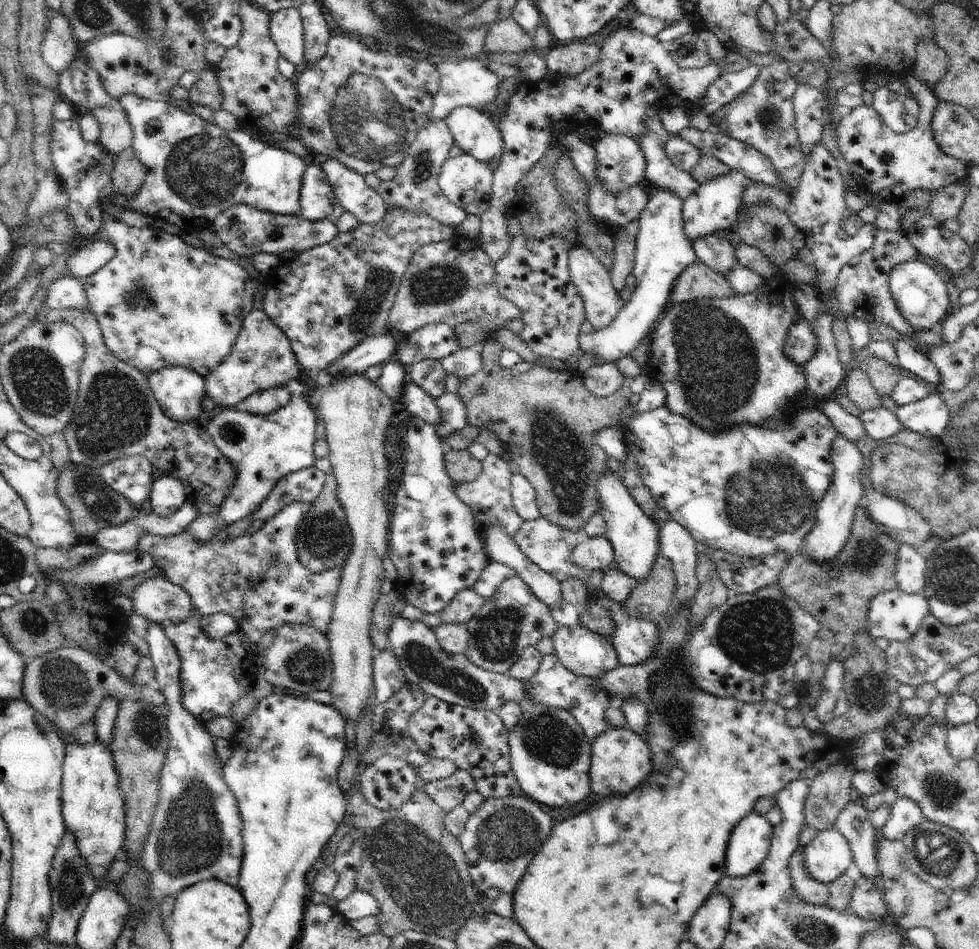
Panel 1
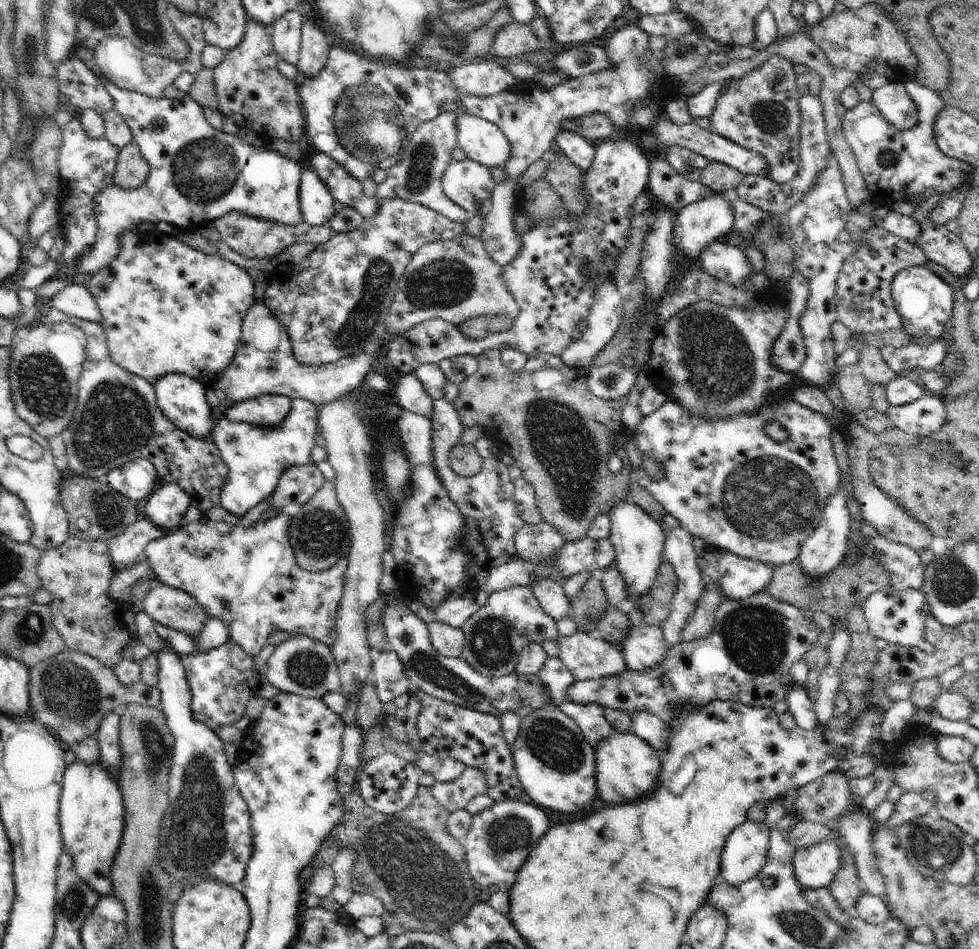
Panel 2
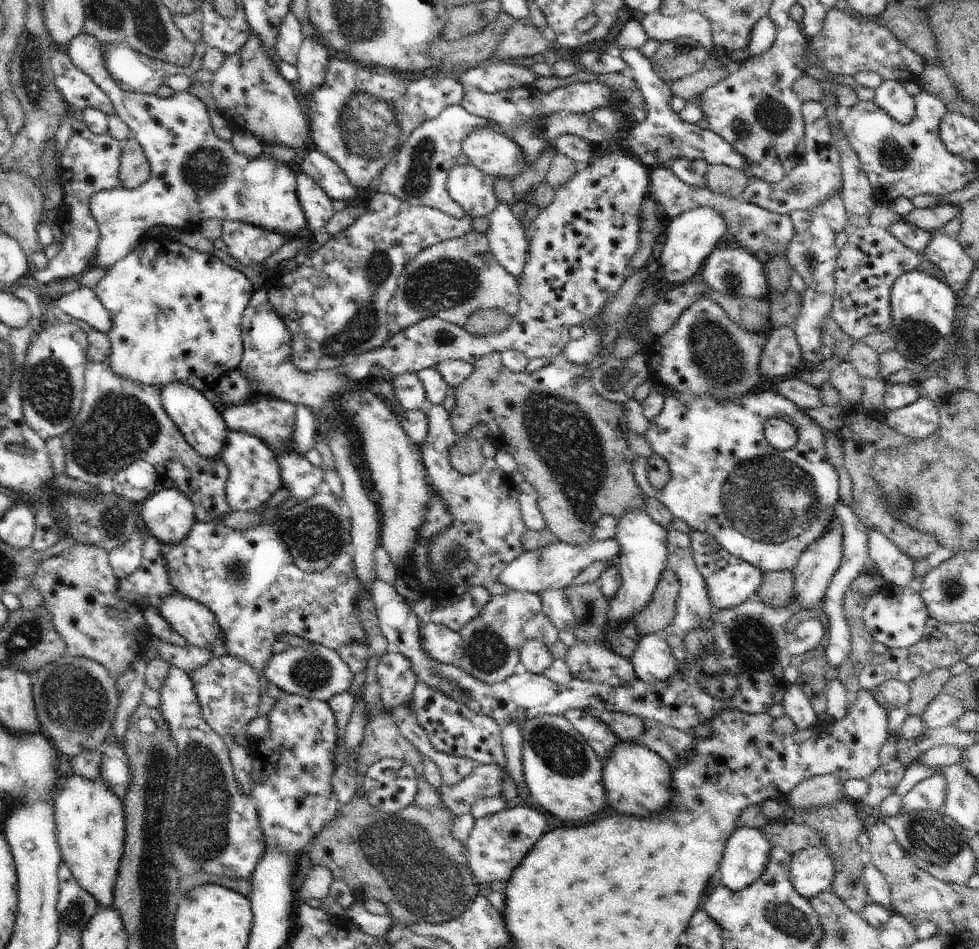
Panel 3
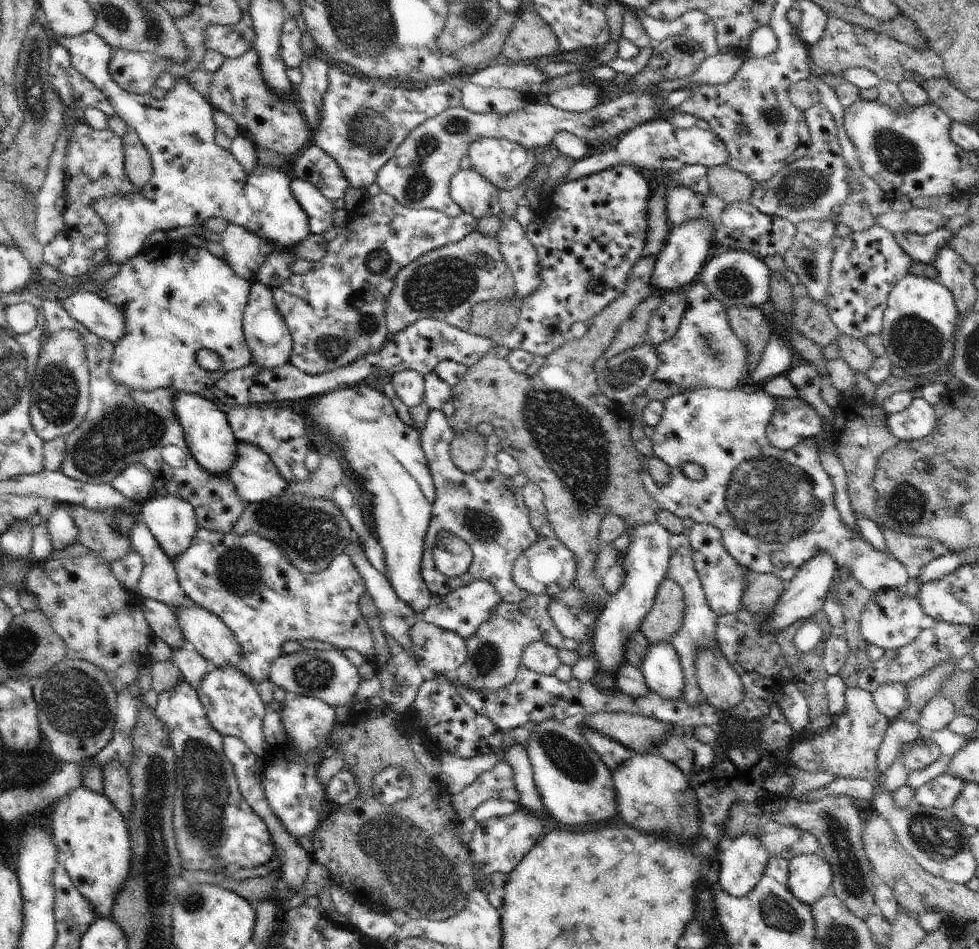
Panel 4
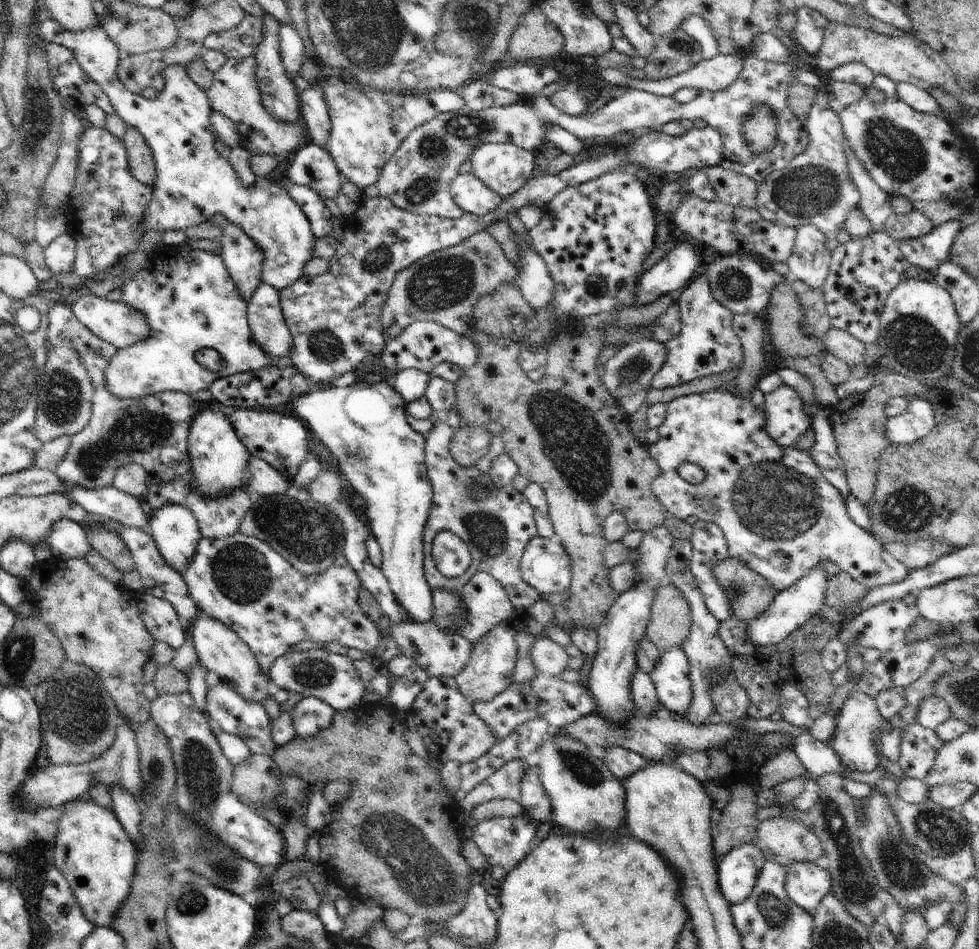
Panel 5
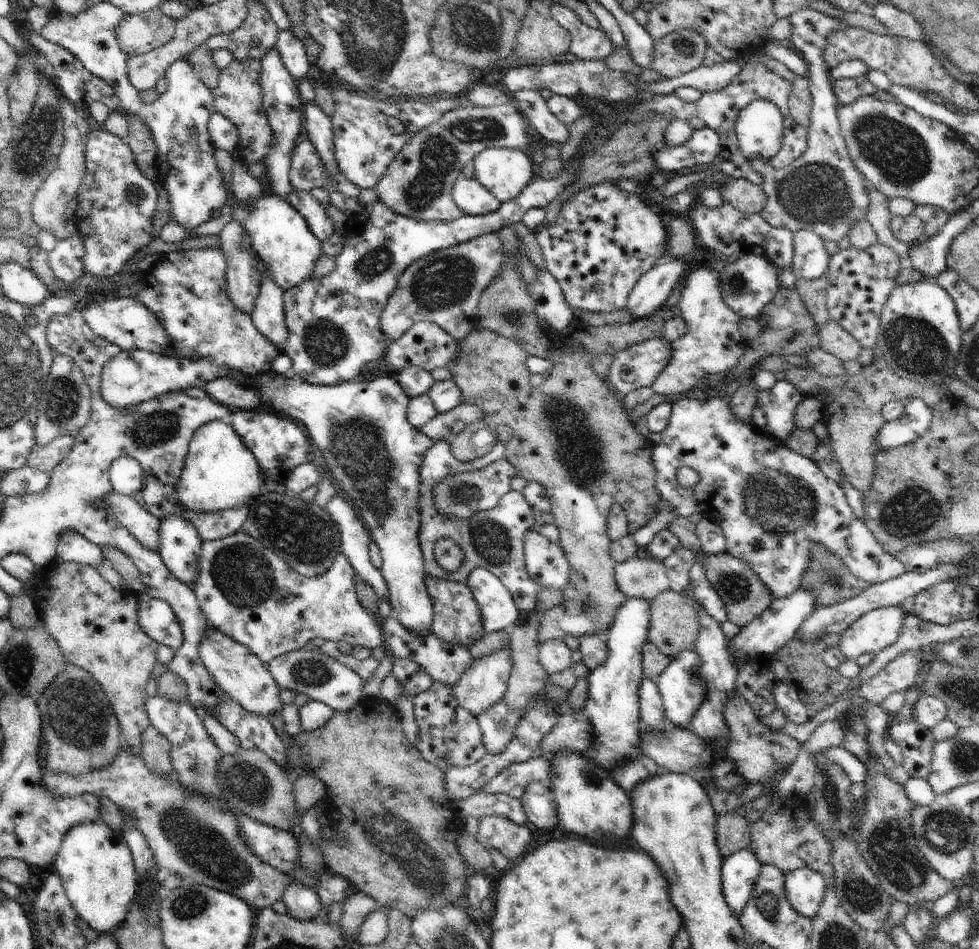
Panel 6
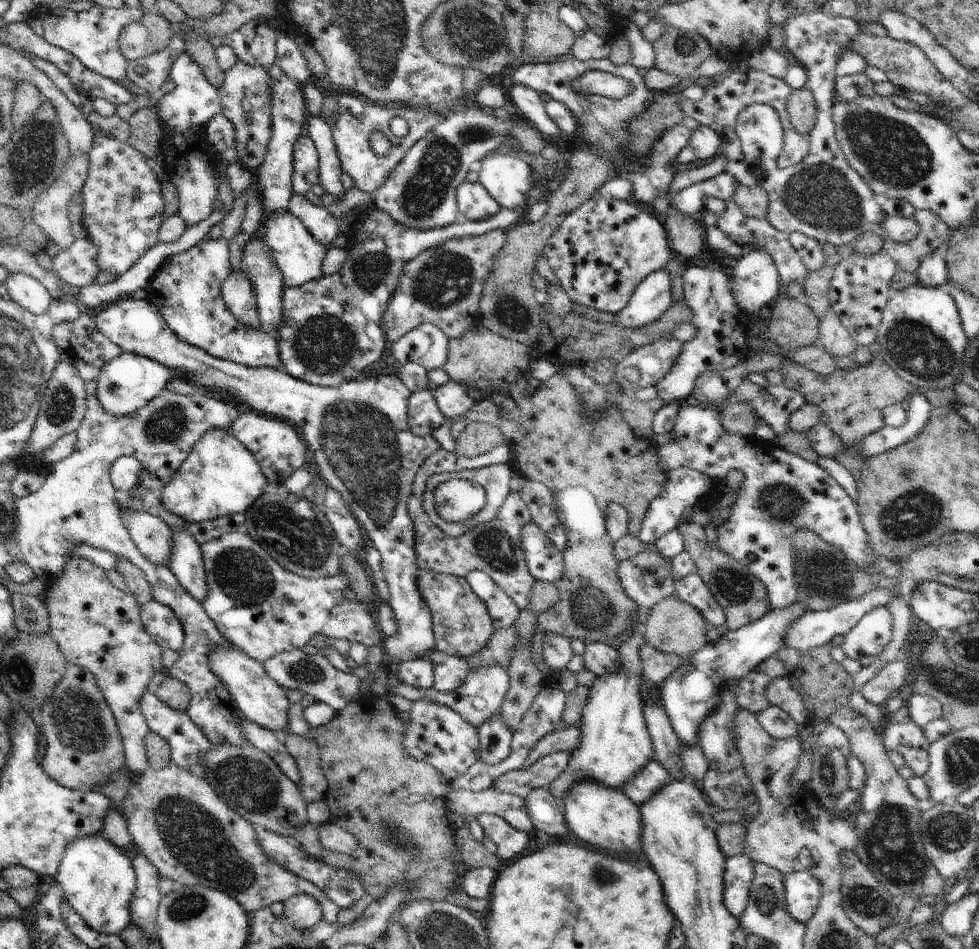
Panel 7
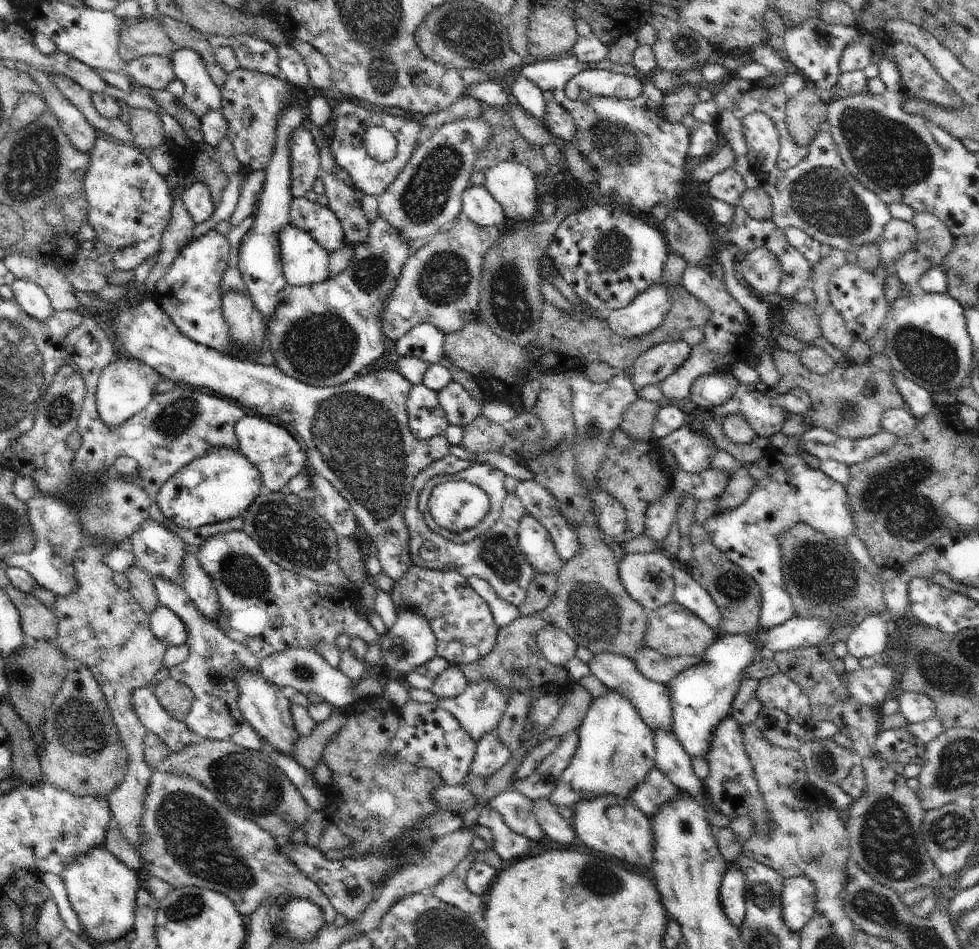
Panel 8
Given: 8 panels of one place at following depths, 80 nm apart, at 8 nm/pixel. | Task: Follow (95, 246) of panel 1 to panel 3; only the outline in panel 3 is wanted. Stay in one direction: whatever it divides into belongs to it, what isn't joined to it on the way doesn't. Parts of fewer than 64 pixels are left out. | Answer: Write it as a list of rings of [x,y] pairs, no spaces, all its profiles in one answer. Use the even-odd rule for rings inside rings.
[[[82,32],[68,44],[66,50],[72,64],[80,68],[84,74],[88,74],[96,86],[110,98],[115,114],[118,114],[132,130],[133,138],[138,140],[151,168],[150,179],[139,188],[112,188],[92,196],[90,214],[95,218],[100,232],[100,243],[96,248],[96,258],[92,260],[92,267],[110,268],[118,260],[126,258],[128,252],[132,252],[132,248],[136,248],[140,240],[145,238],[145,233],[154,226],[171,226],[172,229],[187,231],[199,229],[204,220],[218,218],[246,222],[288,236],[298,236],[307,228],[307,221],[296,195],[298,171],[295,165],[284,164],[263,153],[258,158],[246,158],[245,154],[236,152],[230,140],[222,140],[214,133],[210,114],[204,102],[186,90],[166,99],[158,98],[155,94],[146,95],[121,90],[104,66],[104,43],[96,40],[94,36]]]

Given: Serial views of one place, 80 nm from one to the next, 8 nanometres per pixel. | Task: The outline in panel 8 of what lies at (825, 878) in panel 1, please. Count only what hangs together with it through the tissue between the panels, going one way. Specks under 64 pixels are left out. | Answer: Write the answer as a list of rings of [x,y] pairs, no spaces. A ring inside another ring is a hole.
[[[804,875],[783,880],[781,907],[783,921],[792,932],[800,932],[812,918],[817,896],[815,884]]]

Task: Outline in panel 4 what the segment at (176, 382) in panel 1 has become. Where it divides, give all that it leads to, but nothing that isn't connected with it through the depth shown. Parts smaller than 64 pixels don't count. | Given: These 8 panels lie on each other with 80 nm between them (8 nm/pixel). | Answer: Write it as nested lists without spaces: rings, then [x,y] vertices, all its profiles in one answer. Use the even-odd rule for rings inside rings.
[[[184,391],[175,392],[173,409],[184,429],[186,448],[188,448],[193,459],[212,476],[229,476],[229,472],[237,459],[239,442],[230,428],[227,414],[220,411],[212,400]]]

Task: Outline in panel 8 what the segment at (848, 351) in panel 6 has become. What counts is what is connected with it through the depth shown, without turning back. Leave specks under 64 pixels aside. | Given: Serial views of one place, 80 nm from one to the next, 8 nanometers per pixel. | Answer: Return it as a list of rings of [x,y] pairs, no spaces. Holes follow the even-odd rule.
[[[828,304],[819,315],[819,325],[821,336],[824,336],[832,346],[839,348],[846,354],[856,336],[846,328],[840,311]]]

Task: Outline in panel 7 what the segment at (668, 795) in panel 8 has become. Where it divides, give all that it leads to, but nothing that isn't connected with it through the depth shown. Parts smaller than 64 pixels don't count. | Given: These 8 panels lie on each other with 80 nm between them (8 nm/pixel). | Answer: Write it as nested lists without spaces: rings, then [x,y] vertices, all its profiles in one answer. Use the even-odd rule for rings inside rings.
[[[652,760],[634,780],[624,785],[622,792],[636,806],[641,807],[670,783],[671,776],[668,771],[658,761]]]

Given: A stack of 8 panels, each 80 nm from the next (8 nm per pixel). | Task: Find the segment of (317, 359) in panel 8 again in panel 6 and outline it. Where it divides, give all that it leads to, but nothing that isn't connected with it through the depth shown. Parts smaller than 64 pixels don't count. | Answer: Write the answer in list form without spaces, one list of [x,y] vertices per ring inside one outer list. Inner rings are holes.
[[[563,174],[546,180],[534,177],[514,199],[485,215],[462,215],[453,221],[417,221],[392,212],[377,200],[363,207],[360,228],[346,234],[342,253],[330,276],[297,284],[283,294],[288,336],[282,349],[292,360],[294,378],[311,385],[337,385],[356,380],[362,367],[378,360],[389,341],[380,328],[380,315],[398,284],[404,269],[424,255],[480,235],[496,233],[500,228],[520,221],[528,209],[548,208],[550,202],[568,186],[576,175]]]

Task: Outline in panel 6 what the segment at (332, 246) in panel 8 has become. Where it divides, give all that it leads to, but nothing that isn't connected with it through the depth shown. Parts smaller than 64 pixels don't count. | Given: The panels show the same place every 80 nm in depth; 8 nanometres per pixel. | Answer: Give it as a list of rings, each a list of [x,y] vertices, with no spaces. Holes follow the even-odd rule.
[[[293,188],[286,200],[307,220],[310,232],[320,242],[326,242],[334,234],[334,221],[310,192]]]

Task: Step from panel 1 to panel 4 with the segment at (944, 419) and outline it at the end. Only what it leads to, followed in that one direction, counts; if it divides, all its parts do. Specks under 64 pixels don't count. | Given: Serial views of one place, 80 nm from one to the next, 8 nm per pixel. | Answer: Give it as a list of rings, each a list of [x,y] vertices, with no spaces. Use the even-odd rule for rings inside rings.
[[[913,398],[899,413],[887,415],[888,430],[902,441],[915,441],[935,429],[938,416],[935,408],[924,398]]]

